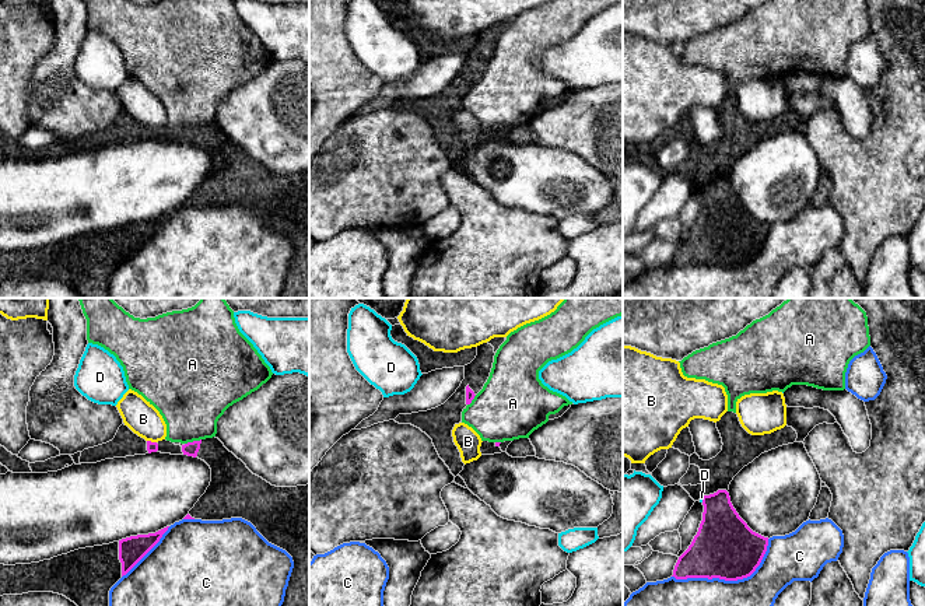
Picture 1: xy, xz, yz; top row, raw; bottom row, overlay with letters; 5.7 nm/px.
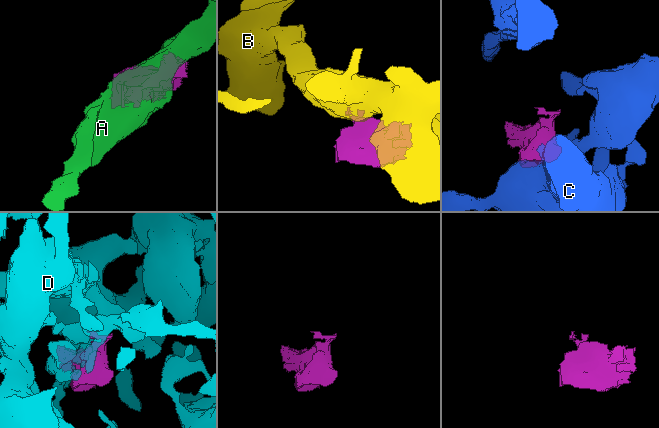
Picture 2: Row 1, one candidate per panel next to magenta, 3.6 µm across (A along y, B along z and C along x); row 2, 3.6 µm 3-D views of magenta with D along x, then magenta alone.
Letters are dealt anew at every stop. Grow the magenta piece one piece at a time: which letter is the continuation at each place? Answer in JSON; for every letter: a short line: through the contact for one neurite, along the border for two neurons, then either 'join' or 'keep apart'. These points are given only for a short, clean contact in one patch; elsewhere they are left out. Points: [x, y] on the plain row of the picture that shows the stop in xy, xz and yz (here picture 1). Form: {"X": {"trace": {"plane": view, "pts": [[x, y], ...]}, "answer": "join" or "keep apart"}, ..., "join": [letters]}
{"A": {"trace": {"plane": "xy", "pts": [[200, 125], [185, 130]]}, "answer": "keep apart"}, "B": {"answer": "keep apart"}, "C": {"answer": "keep apart"}, "D": {"answer": "keep apart"}, "join": []}

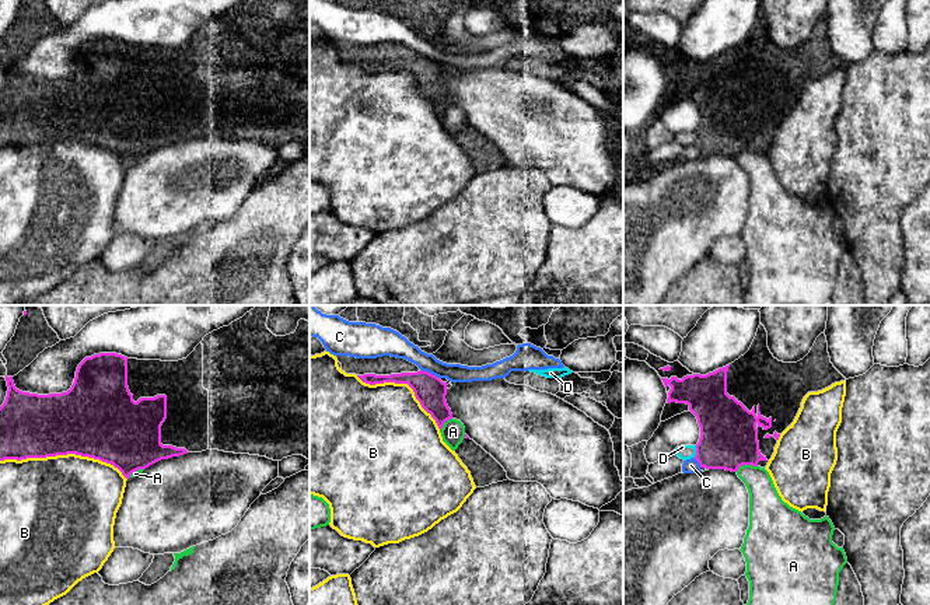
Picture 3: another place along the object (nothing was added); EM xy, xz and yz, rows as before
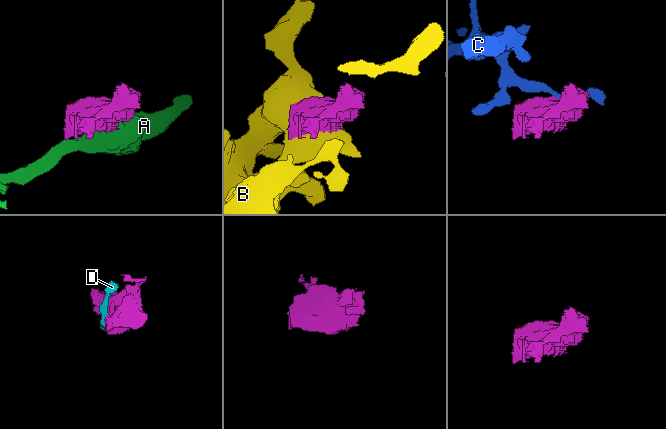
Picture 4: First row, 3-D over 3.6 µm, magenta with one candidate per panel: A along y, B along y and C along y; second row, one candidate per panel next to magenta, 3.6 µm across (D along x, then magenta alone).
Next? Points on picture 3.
{"A": {"trace": {"plane": "yz", "pts": [[757, 151], [741, 151], [736, 157]]}, "answer": "keep apart"}, "B": {"answer": "keep apart"}, "C": {"trace": {"plane": "xz", "pts": [[420, 55], [439, 65]]}, "answer": "keep apart"}, "D": {"answer": "keep apart"}, "join": []}

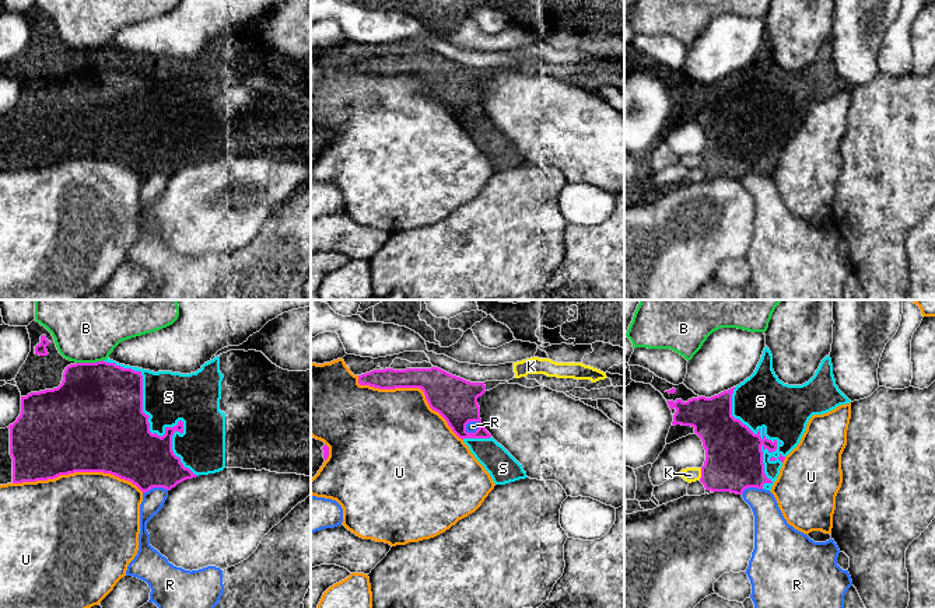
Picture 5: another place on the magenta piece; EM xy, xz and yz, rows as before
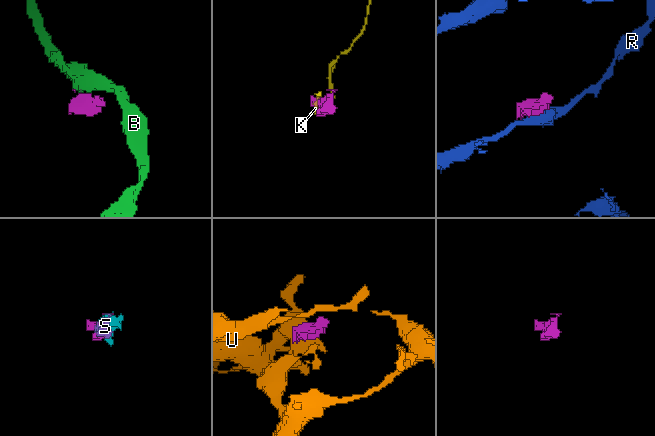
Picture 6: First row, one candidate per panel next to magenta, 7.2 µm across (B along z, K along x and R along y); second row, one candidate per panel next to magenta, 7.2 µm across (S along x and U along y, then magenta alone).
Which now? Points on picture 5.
{"B": {"trace": {"plane": "xy", "pts": [[102, 45], [76, 49]]}, "answer": "keep apart"}, "K": {"answer": "keep apart"}, "R": {"trace": {"plane": "xz", "pts": [[480, 108], [469, 108], [465, 116]]}, "answer": "keep apart"}, "S": {"answer": "join"}, "U": {"answer": "keep apart"}, "join": ["S"]}

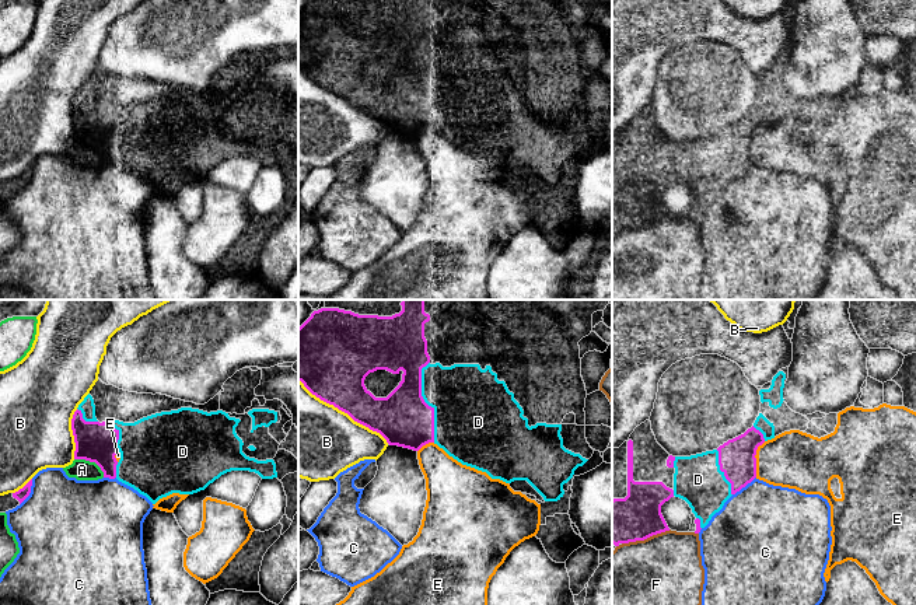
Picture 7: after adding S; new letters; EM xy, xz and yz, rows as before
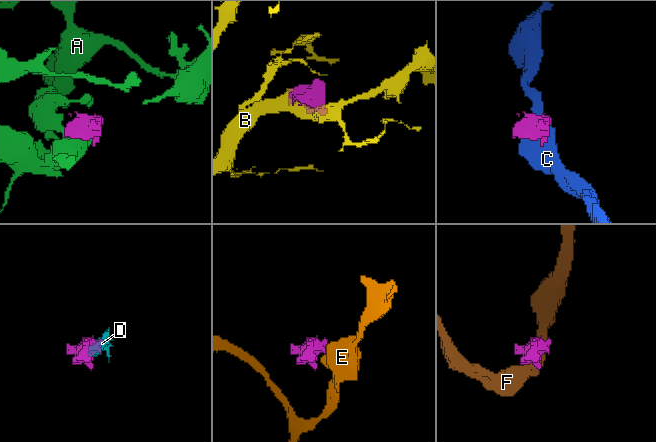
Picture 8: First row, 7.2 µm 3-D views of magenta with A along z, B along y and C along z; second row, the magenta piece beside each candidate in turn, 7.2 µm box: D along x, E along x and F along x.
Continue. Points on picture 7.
{"A": {"answer": "keep apart"}, "B": {"answer": "keep apart"}, "C": {"answer": "keep apart"}, "D": {"answer": "join"}, "E": {"answer": "keep apart"}, "F": {"answer": "keep apart"}, "join": ["D"]}

